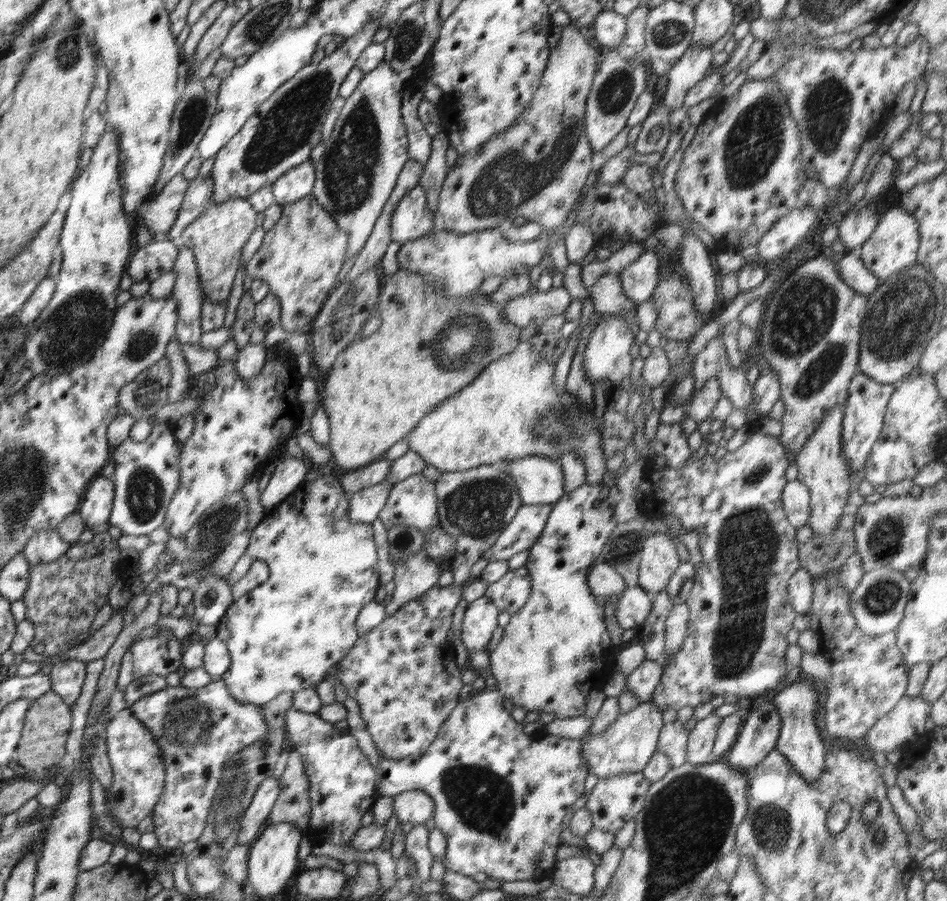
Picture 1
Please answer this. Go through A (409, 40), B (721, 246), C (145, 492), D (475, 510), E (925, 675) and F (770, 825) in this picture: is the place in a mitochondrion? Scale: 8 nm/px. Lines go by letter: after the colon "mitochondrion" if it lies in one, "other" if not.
A: mitochondrion
B: other
C: mitochondrion
D: mitochondrion
E: other
F: mitochondrion

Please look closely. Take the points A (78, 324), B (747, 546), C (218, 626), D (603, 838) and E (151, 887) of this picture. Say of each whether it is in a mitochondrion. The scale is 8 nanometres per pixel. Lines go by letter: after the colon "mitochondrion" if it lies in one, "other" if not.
A: mitochondrion
B: mitochondrion
C: other
D: other
E: other

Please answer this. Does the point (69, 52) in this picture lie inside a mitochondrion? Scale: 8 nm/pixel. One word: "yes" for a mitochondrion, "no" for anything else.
yes

